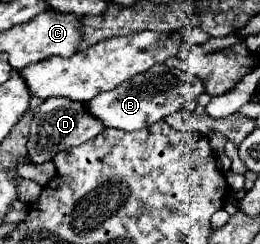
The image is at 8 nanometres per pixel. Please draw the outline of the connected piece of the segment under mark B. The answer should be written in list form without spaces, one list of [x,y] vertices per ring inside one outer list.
[[[154,65],[150,71],[132,77],[130,81],[118,85],[114,91],[106,91],[88,101],[88,111],[98,117],[106,127],[122,129],[122,131],[138,131],[148,127],[172,113],[176,113],[184,103],[198,101],[200,95],[206,93],[206,87],[200,79],[186,75],[180,69],[168,65]]]

